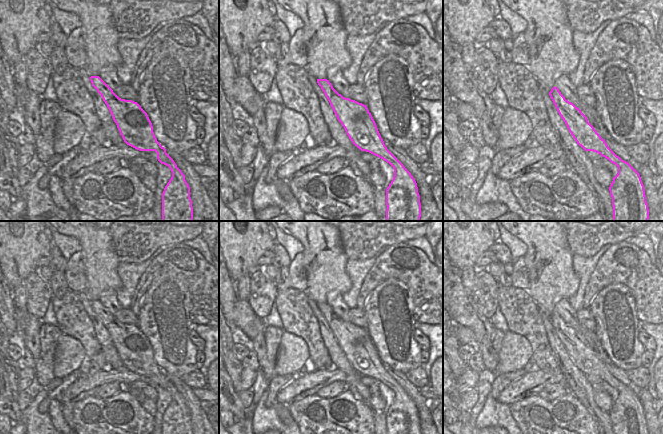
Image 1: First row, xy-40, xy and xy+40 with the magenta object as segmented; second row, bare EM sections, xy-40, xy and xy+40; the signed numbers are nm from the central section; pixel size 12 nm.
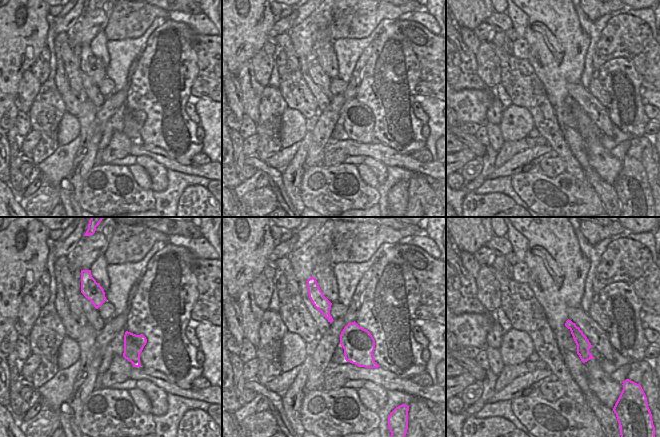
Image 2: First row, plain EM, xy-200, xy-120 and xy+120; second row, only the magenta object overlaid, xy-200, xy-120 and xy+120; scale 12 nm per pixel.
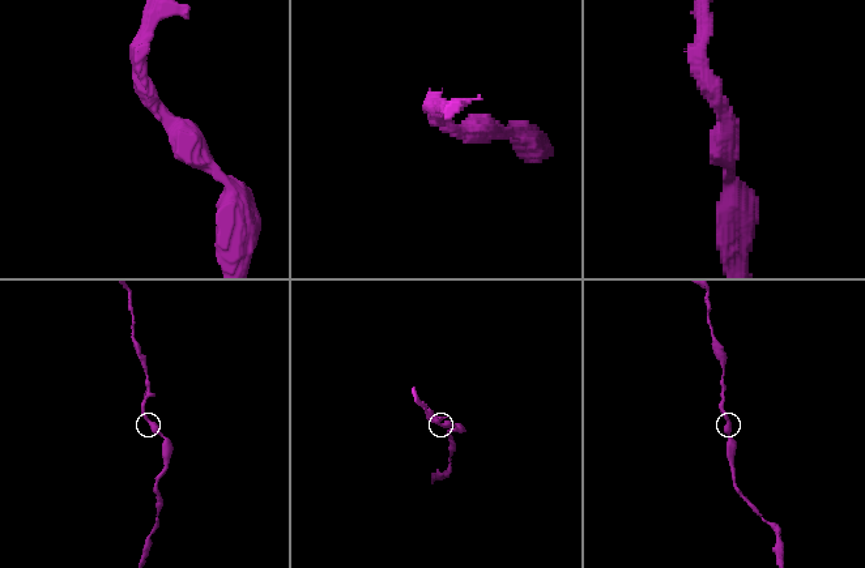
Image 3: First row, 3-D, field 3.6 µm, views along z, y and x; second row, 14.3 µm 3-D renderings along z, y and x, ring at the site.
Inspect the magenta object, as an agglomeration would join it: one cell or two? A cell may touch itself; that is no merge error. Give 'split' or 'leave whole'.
leave whole

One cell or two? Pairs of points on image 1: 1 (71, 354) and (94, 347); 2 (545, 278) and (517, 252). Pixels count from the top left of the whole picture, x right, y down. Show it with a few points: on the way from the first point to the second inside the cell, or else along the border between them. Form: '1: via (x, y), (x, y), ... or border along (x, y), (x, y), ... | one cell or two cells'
1: border along (68, 334), (80, 342), (87, 356) | two cells
2: border along (512, 235), (526, 245), (527, 250), (523, 256) | two cells

